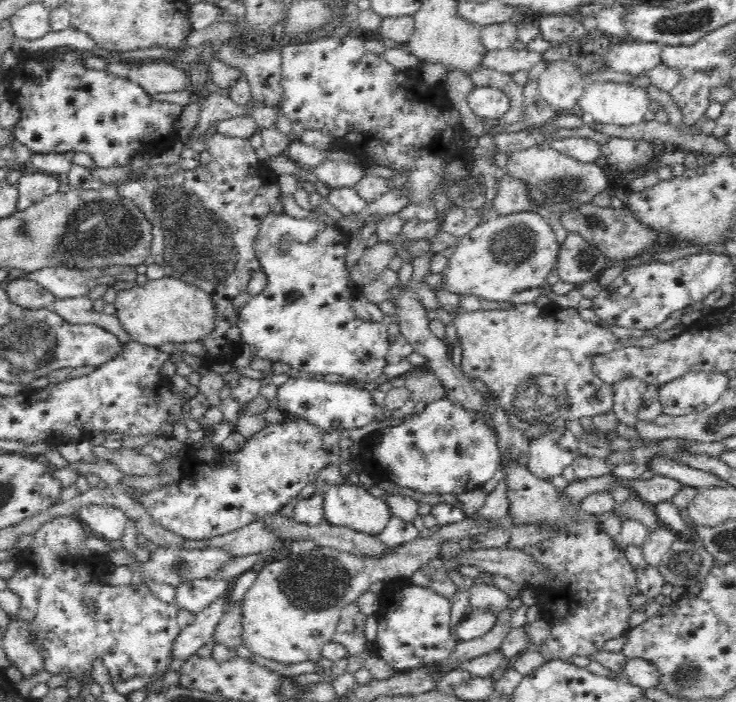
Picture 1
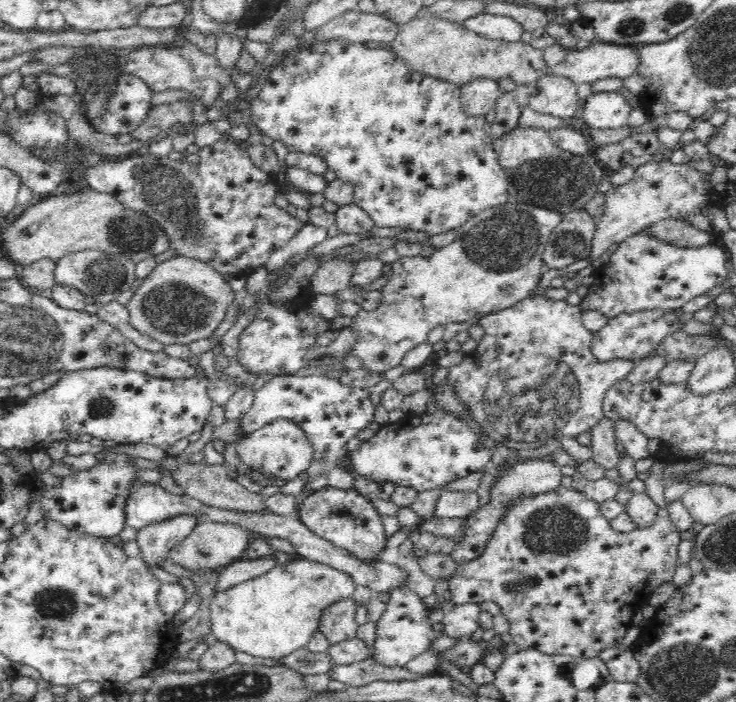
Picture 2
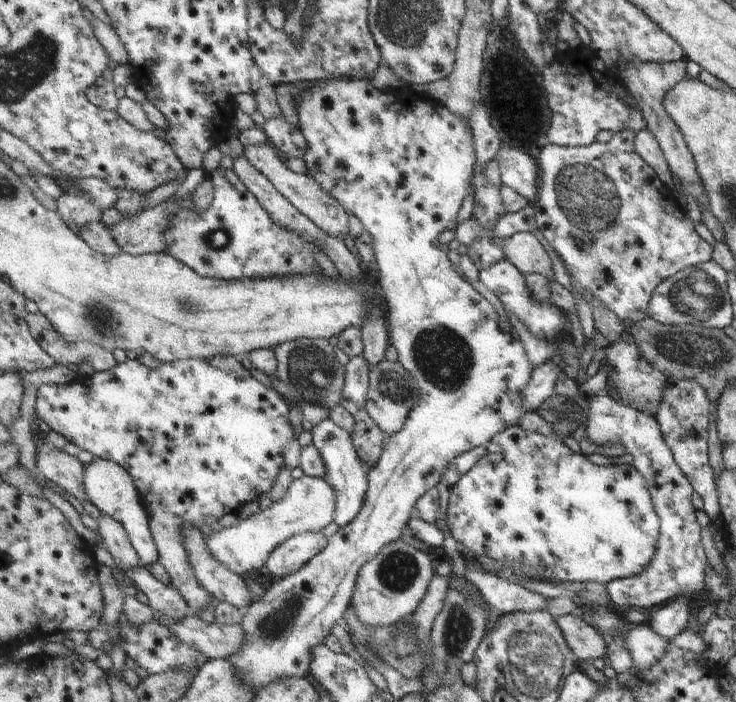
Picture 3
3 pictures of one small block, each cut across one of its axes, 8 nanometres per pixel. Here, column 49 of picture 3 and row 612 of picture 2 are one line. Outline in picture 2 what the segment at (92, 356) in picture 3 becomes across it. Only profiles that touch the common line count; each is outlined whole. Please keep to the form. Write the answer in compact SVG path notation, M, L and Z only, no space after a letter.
M351 597L338 600L322 612L319 631L331 646L344 640L357 638L359 625L354 618L356 608L355 600Z

